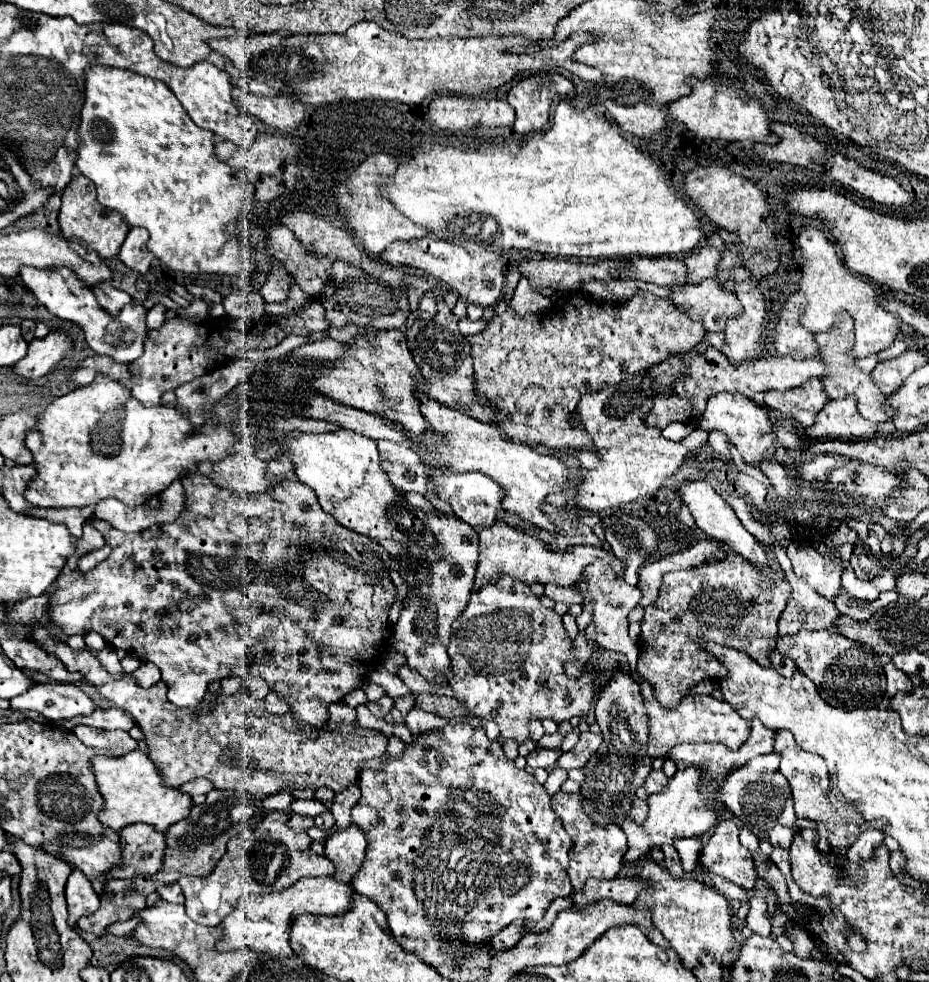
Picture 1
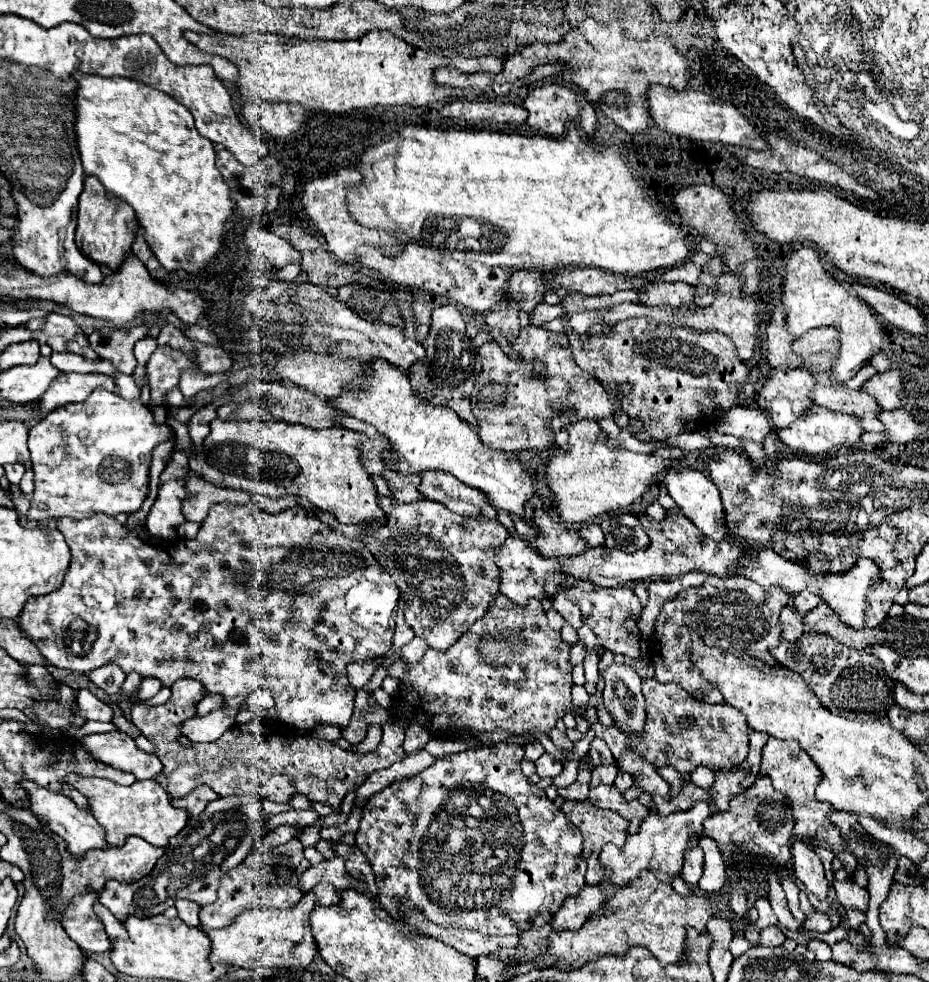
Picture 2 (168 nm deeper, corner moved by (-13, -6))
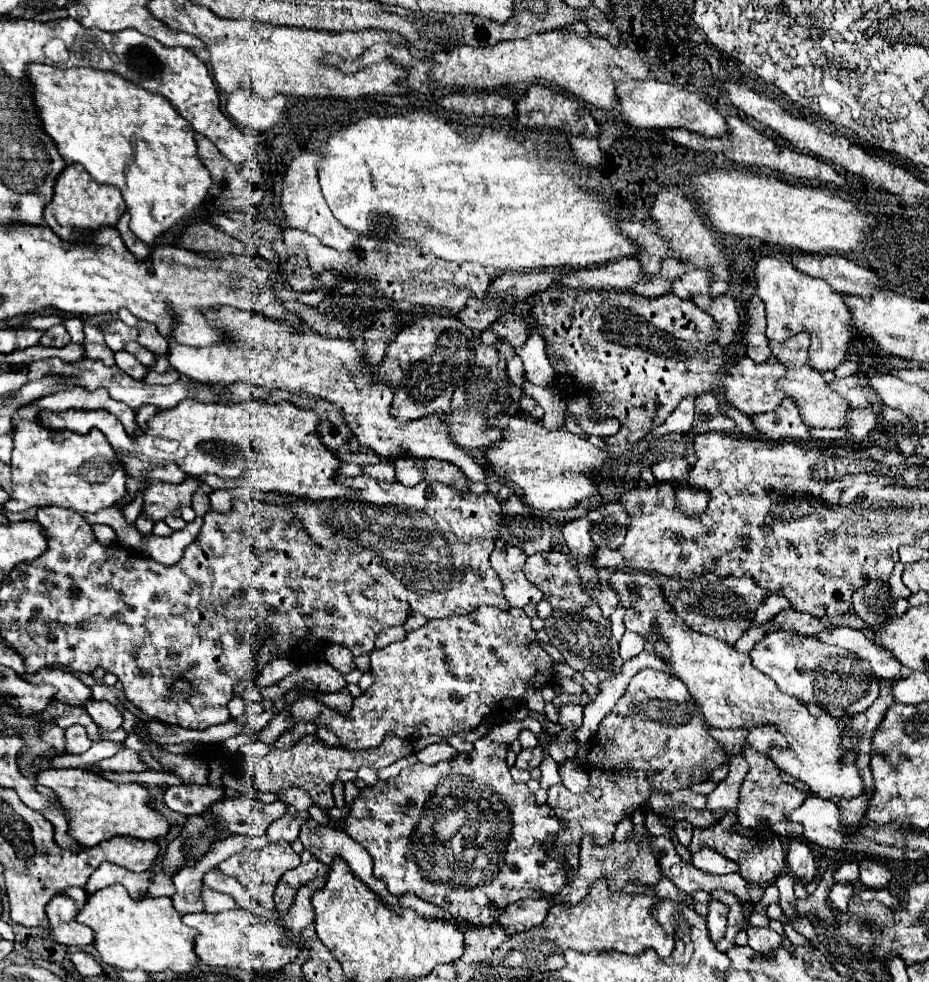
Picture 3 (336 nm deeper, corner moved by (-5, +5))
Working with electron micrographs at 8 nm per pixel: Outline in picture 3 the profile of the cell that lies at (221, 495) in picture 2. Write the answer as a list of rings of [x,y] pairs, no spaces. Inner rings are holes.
[[[187,479],[179,485],[173,483],[147,485],[141,513],[145,513],[145,517],[151,521],[161,521],[171,511],[179,511],[181,518],[186,523],[191,523],[196,517],[194,510],[191,509],[191,497],[199,487],[201,483],[195,479]]]

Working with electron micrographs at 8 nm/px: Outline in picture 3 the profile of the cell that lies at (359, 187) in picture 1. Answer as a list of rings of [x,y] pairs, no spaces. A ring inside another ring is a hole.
[[[301,153],[293,159],[293,163],[289,165],[285,179],[283,179],[283,195],[281,195],[281,209],[285,213],[285,221],[287,227],[291,229],[301,229],[307,231],[311,235],[315,235],[323,245],[335,249],[335,251],[347,251],[355,239],[359,237],[357,233],[343,229],[343,225],[339,225],[339,221],[335,221],[331,209],[325,203],[325,197],[321,193],[321,185],[317,179],[317,165],[319,165],[319,155],[315,153]]]

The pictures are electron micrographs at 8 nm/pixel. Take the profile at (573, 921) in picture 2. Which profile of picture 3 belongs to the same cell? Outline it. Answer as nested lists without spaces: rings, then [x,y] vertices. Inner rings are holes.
[[[527,899],[527,901],[515,901],[507,905],[505,913],[499,915],[499,925],[507,935],[531,929],[535,925],[541,925],[551,903],[549,899]]]

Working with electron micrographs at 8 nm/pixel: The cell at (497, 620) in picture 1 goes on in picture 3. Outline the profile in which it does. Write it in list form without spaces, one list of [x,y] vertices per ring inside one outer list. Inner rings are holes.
[[[479,607],[477,611],[461,617],[429,621],[425,627],[409,631],[405,639],[389,643],[383,649],[375,649],[371,653],[371,675],[373,685],[355,697],[347,717],[317,701],[311,693],[305,693],[291,703],[291,719],[311,721],[317,727],[333,731],[339,737],[341,747],[351,751],[379,747],[385,733],[395,733],[401,739],[417,739],[419,735],[451,737],[479,727],[487,715],[503,715],[511,711],[527,691],[547,685],[553,679],[553,661],[537,641],[523,609],[501,611],[497,607]]]

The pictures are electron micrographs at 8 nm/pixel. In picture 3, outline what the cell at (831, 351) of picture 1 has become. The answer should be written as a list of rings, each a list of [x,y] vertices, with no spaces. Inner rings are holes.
[[[797,333],[791,339],[783,341],[783,343],[775,343],[769,341],[771,353],[773,357],[787,365],[787,373],[779,379],[779,389],[783,389],[783,393],[787,397],[791,397],[799,409],[799,415],[803,417],[803,423],[807,427],[839,427],[845,423],[845,413],[849,411],[849,405],[843,401],[843,397],[839,397],[837,393],[831,393],[829,385],[823,381],[821,373],[811,369],[807,365],[807,347],[809,343],[805,341],[805,337],[809,337],[807,333]]]

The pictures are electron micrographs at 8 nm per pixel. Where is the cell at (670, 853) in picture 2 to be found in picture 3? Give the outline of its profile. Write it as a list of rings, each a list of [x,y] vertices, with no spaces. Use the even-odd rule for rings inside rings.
[[[585,835],[581,839],[581,847],[579,847],[579,869],[575,873],[571,873],[567,885],[563,889],[559,889],[557,895],[551,895],[553,905],[573,905],[579,899],[583,899],[589,889],[599,881],[605,879],[607,887],[611,891],[620,891],[624,888],[628,881],[635,883],[643,883],[643,885],[655,885],[661,879],[661,869],[655,861],[655,855],[651,853],[651,837],[643,837],[637,839],[635,835],[629,835],[623,843],[607,843],[605,847],[599,847],[593,843],[593,837]]]

